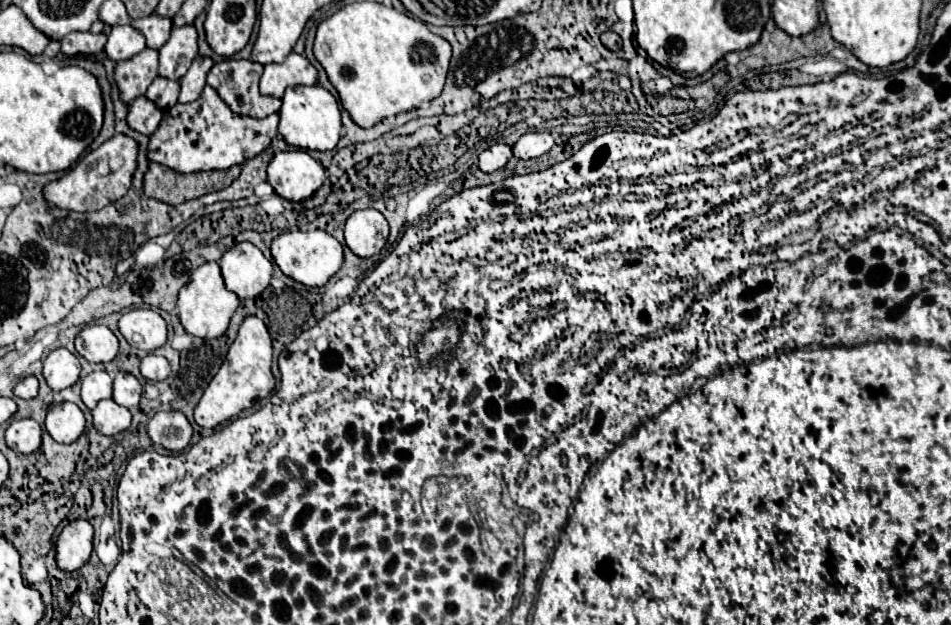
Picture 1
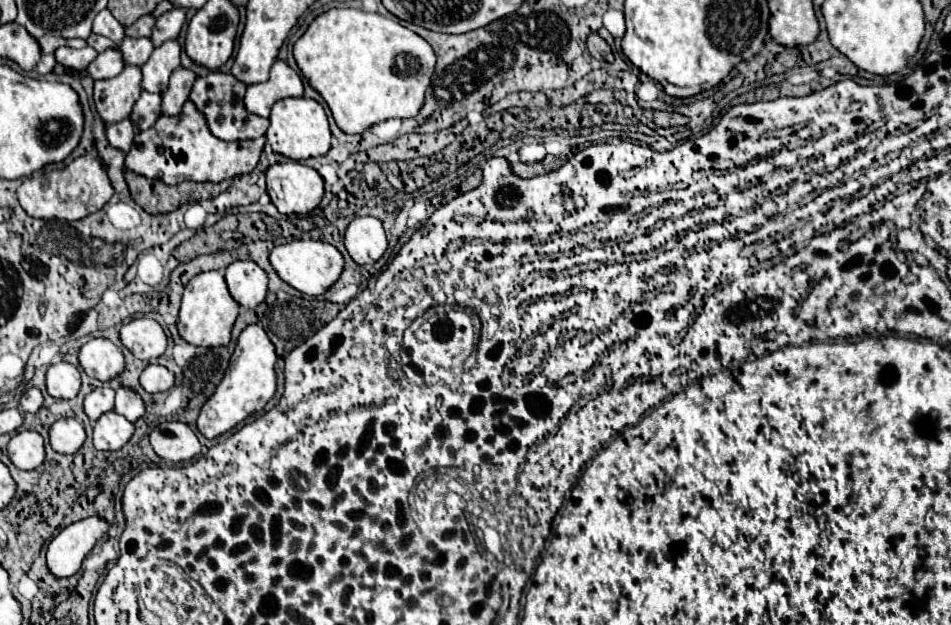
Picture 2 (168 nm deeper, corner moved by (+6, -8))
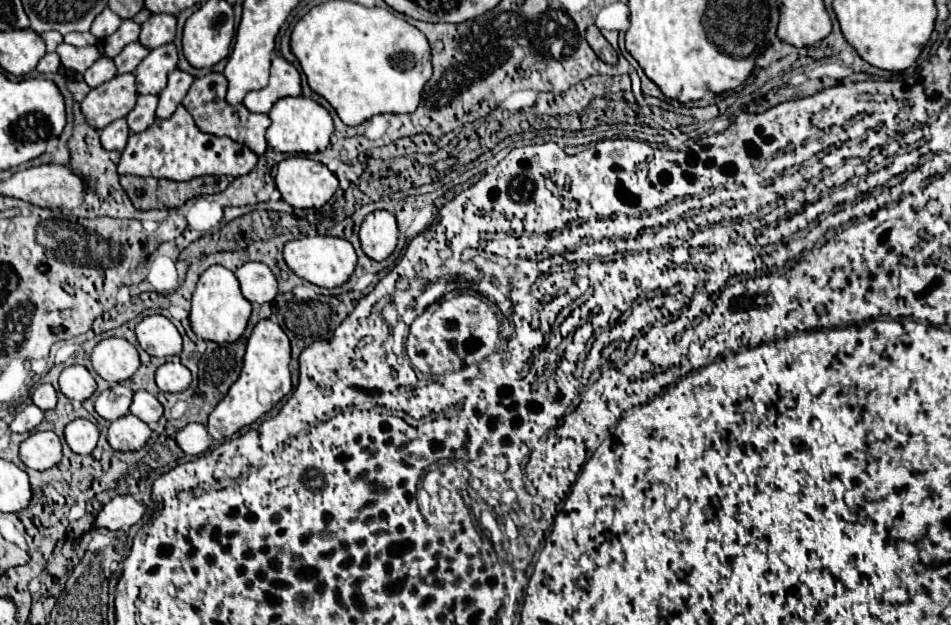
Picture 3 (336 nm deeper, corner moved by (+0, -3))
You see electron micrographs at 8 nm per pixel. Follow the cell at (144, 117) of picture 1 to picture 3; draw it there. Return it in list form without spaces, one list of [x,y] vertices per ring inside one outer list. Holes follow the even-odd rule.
[[[123,118],[111,122],[103,130],[99,130],[99,138],[101,138],[101,146],[105,150],[117,150],[117,152],[121,152],[125,148],[127,138],[129,138],[127,122]]]

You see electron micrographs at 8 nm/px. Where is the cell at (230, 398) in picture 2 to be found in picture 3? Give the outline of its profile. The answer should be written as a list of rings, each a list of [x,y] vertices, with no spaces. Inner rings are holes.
[[[261,320],[247,340],[247,354],[243,360],[239,380],[229,388],[227,396],[215,406],[215,410],[209,416],[207,430],[211,438],[223,442],[233,434],[237,434],[241,428],[257,422],[263,414],[267,414],[273,406],[277,406],[281,398],[293,390],[289,362],[291,362],[291,346],[283,328],[271,320]]]

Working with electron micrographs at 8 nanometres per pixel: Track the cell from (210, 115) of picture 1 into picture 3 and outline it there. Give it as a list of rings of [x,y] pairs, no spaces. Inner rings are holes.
[[[177,106],[171,118],[155,120],[153,126],[149,126],[147,130],[129,136],[127,146],[121,152],[117,172],[131,176],[153,176],[175,182],[187,182],[207,174],[239,178],[243,174],[249,174],[255,168],[255,164],[257,164],[257,154],[253,154],[247,146],[237,144],[231,138],[201,134],[191,114],[183,106]]]

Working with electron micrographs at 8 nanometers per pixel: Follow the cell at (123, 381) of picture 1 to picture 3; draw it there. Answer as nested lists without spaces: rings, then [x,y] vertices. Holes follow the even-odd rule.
[[[139,390],[139,392],[135,392],[133,404],[131,404],[131,414],[141,418],[143,422],[151,424],[151,422],[157,422],[163,416],[163,406],[153,394]]]

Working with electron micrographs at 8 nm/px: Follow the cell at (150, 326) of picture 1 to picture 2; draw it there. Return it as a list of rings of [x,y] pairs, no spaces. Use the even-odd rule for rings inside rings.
[[[141,317],[121,327],[121,343],[143,361],[157,359],[167,349],[167,337],[155,319]]]

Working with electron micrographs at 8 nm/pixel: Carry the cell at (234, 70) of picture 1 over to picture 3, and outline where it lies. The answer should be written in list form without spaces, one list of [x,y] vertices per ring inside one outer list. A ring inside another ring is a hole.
[[[211,72],[203,78],[197,78],[187,96],[183,98],[183,106],[189,110],[189,114],[195,120],[195,126],[205,132],[205,134],[213,134],[213,136],[227,136],[239,144],[245,144],[247,148],[251,148],[257,156],[263,156],[265,148],[267,148],[267,140],[265,140],[265,130],[269,128],[269,116],[267,114],[253,114],[249,110],[245,110],[243,104],[239,106],[229,106],[225,102],[225,90],[227,90],[227,82],[225,76],[221,72]]]

